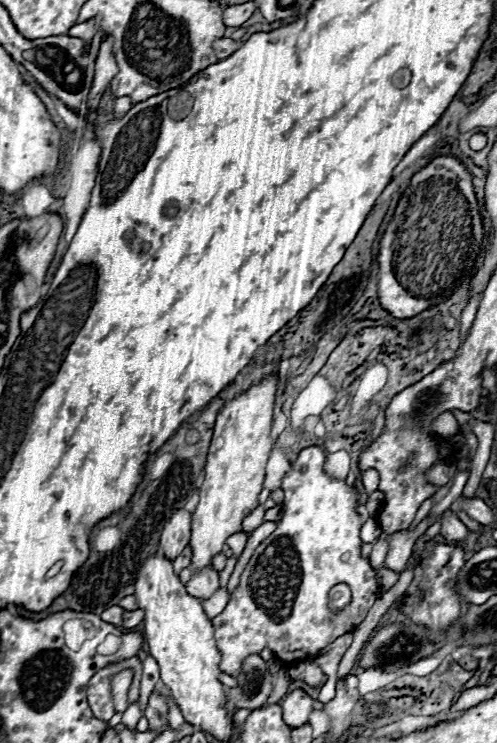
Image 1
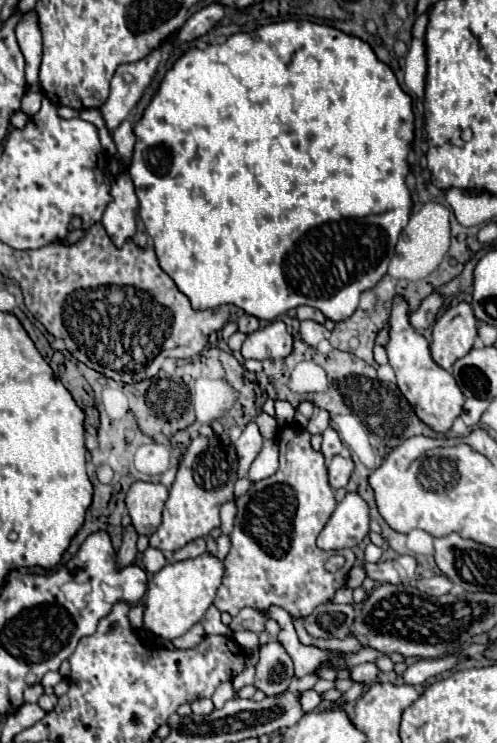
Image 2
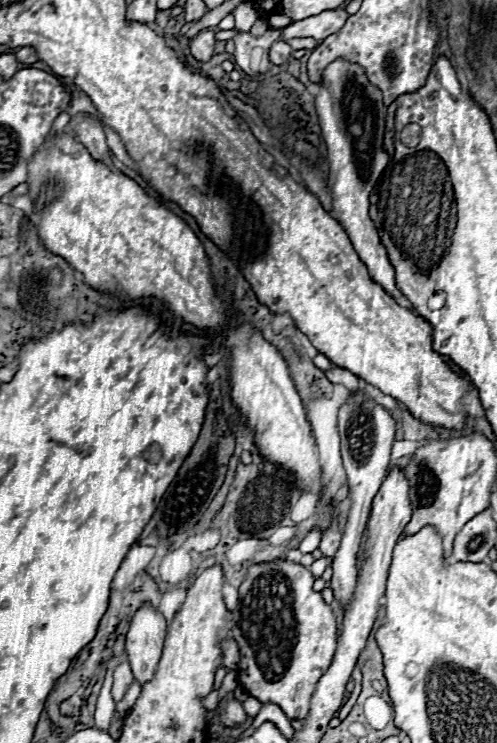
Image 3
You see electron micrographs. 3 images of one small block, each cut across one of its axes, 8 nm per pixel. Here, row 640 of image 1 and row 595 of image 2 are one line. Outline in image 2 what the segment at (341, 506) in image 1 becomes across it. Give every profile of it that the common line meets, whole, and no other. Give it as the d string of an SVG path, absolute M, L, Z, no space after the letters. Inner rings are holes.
M292 424L292 426L282 426L276 438L280 448L280 466L276 474L252 484L250 490L236 500L238 514L236 514L234 530L230 534L232 548L224 558L226 574L214 598L214 606L220 612L228 612L230 616L236 616L244 606L260 608L266 612L272 604L276 604L284 608L290 616L306 618L308 614L312 614L316 606L328 602L334 596L334 592L344 586L346 576L354 564L352 550L340 550L336 554L342 554L346 558L346 564L336 572L328 572L324 568L324 562L330 556L334 556L334 552L324 552L316 548L316 536L332 516L336 508L336 500L334 500L334 490L328 484L328 470L324 464L324 456L322 452L316 452L310 446L310 432Z

